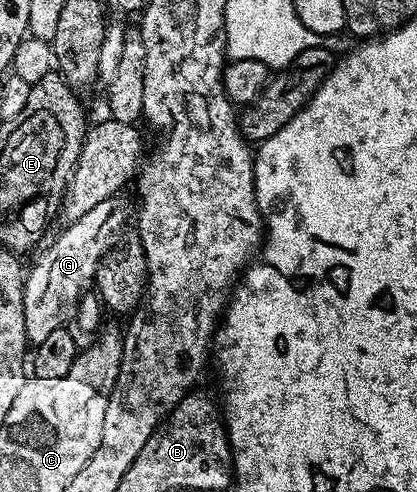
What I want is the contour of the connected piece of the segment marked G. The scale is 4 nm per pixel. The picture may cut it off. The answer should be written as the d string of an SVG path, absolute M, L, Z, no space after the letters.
M115 196L96 204L92 212L84 212L80 220L69 223L66 231L43 252L34 267L29 267L22 287L24 328L27 343L37 344L48 340L52 332L62 330L65 322L75 321L78 301L93 283L98 262L110 249L117 246L127 233L126 221L131 221L132 210L126 207L125 197Z

